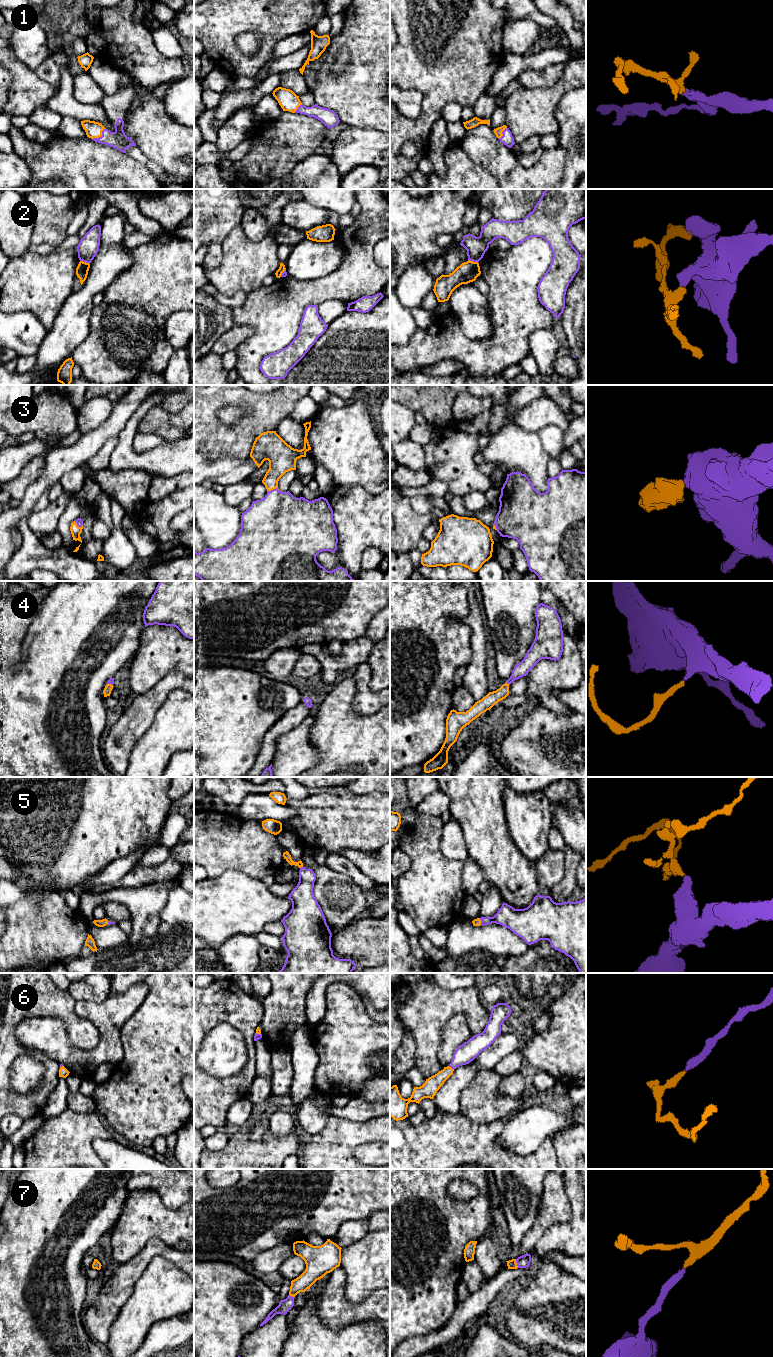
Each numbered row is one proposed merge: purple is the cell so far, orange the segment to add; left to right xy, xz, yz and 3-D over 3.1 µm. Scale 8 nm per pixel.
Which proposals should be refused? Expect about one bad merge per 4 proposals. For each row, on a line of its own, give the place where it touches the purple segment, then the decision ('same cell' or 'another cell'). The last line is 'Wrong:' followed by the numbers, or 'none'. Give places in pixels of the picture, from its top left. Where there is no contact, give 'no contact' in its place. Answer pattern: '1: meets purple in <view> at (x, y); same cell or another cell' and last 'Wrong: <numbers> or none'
1: meets purple in xy at (101, 136); same cell
2: meets purple in xy at (85, 261); another cell
3: meets purple in xz at (273, 489); same cell
4: meets purple in xy at (110, 683); same cell
5: meets purple in xz at (301, 867); same cell
6: meets purple in yz at (451, 1067); same cell
7: meets purple in yz at (516, 1262); same cell
Wrong: 2

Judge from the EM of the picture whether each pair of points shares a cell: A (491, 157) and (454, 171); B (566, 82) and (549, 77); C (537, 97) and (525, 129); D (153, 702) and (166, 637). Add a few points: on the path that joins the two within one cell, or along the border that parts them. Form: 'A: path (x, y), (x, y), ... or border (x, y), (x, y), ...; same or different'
A: border (461, 143), (467, 156), (493, 175); different
B: border (567, 63), (563, 75), (555, 83), (537, 88); different
C: path (537, 105), (525, 117), (525, 121); same
D: border (177, 669), (171, 669), (148, 690), (137, 695); different

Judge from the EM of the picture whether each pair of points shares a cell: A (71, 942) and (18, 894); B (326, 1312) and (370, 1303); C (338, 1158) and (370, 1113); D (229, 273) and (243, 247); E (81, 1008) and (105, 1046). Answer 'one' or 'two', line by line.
A: two
B: one
C: two
D: one
E: one

